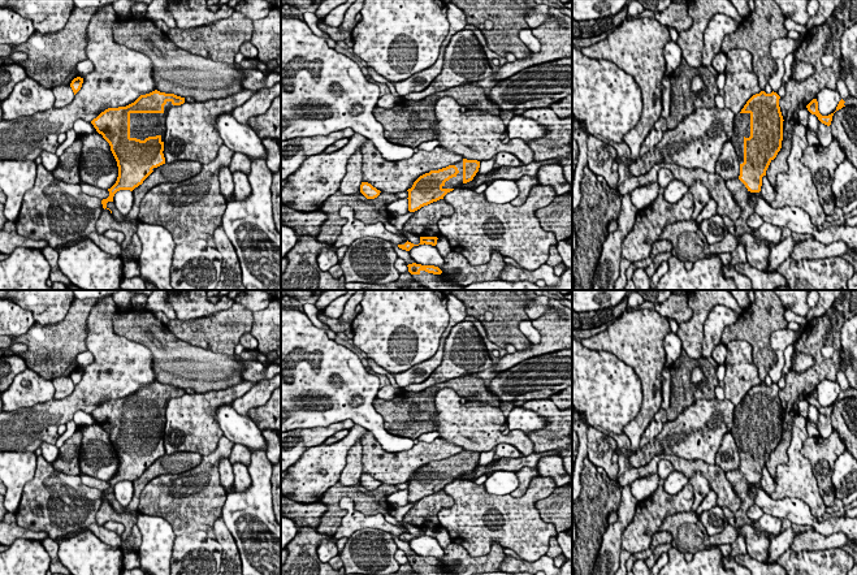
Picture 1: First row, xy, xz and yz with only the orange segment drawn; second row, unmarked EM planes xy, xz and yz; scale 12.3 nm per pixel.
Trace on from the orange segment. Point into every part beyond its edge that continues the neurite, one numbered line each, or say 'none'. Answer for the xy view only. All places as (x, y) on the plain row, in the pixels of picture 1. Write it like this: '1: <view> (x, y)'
1: xy (142, 416)

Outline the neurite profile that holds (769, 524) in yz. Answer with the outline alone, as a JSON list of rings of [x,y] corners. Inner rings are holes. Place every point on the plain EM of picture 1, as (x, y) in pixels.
[[[763,514],[759,519],[753,520],[750,526],[756,532],[766,533],[771,539],[778,536],[784,529],[780,518],[772,516],[770,514]]]

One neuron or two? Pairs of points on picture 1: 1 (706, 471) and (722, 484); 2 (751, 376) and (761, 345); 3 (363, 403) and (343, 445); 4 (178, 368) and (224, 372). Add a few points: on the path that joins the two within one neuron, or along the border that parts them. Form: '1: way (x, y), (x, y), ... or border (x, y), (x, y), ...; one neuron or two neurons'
1: way (710, 472), (718, 480); one neuron
2: border (736, 338), (753, 349), (761, 379); two neurons
3: border (355, 423), (368, 431); two neurons
4: way (190, 368), (212, 371); one neuron

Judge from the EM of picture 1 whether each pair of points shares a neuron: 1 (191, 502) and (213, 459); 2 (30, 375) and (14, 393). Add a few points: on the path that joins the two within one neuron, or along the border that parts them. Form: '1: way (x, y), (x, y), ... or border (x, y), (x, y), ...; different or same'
1: way (199, 492), (207, 470); same
2: way (25, 375), (16, 388); same

